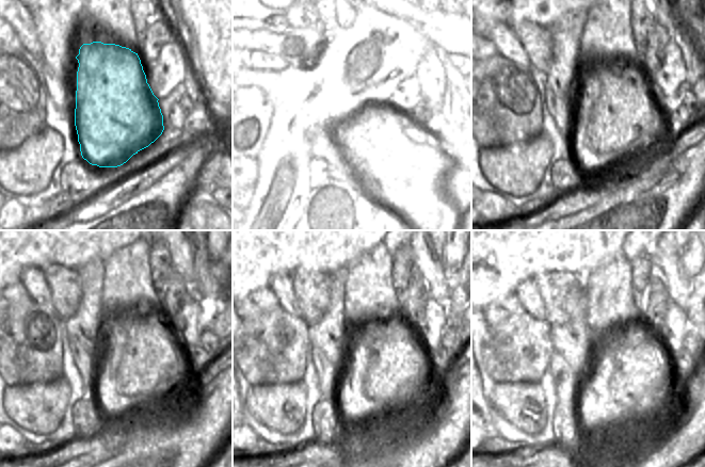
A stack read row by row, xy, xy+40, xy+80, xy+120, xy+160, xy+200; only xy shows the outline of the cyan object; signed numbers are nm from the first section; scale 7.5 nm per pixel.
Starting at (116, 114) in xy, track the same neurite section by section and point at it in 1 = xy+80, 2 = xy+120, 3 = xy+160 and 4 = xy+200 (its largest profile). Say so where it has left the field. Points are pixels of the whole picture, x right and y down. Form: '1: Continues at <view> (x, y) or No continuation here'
1: Continues at xy+80 (615, 118)
2: Continues at xy+120 (144, 364)
3: Continues at xy+160 (388, 375)
4: Continues at xy+200 (631, 390)

